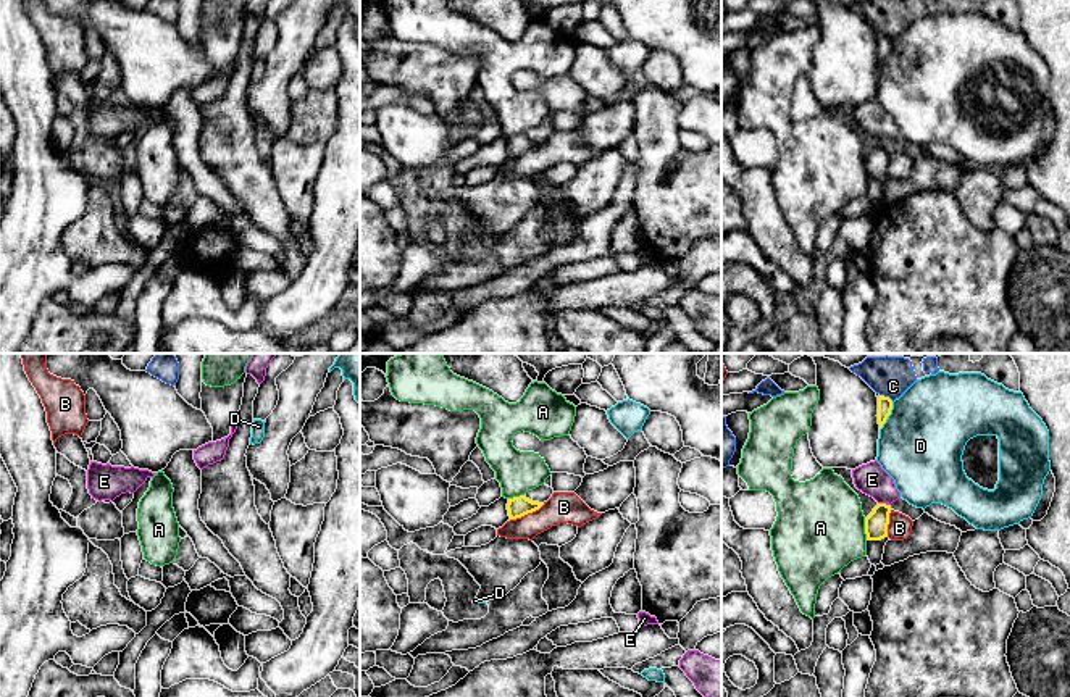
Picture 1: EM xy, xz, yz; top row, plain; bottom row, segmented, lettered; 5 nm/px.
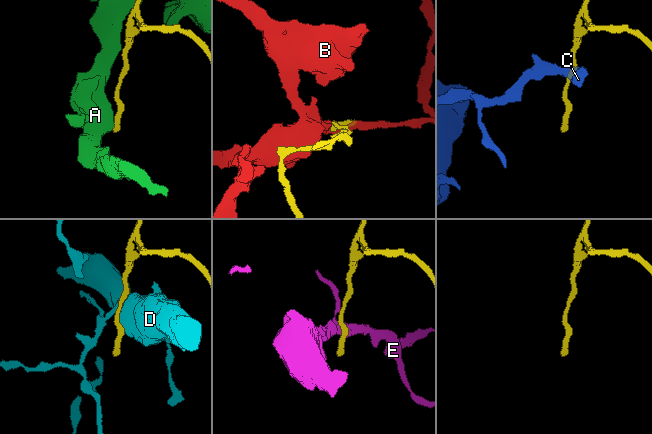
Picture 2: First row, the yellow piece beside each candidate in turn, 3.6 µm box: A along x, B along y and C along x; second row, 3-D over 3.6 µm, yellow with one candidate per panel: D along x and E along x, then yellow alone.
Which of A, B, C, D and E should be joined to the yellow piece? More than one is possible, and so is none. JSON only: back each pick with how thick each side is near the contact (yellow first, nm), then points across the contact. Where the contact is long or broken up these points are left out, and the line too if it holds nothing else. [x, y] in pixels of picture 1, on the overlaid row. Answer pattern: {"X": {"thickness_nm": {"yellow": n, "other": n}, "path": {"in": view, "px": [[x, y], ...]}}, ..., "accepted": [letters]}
{"accepted": []}

